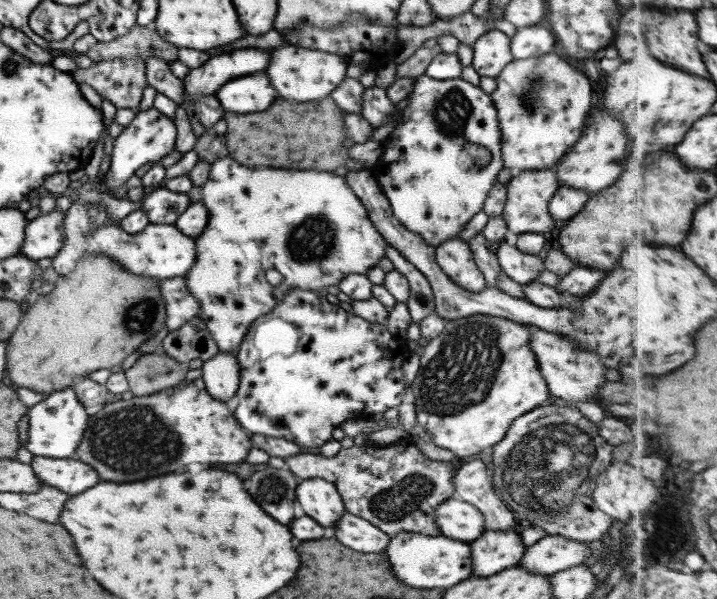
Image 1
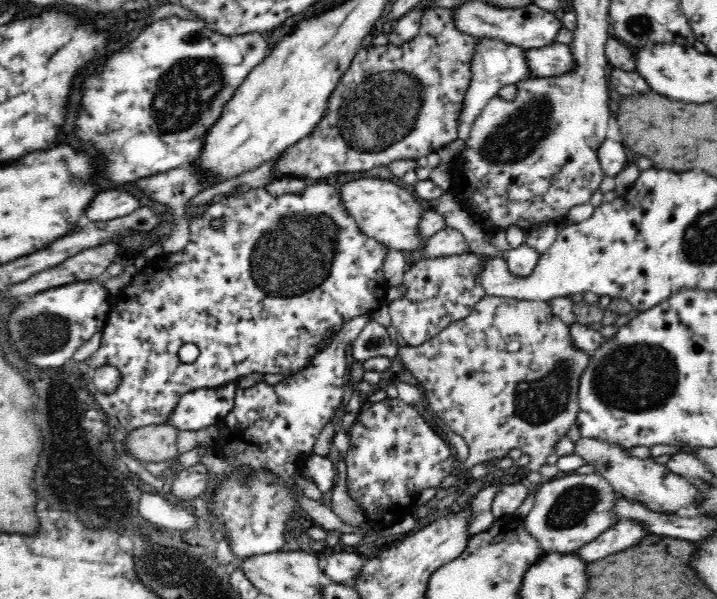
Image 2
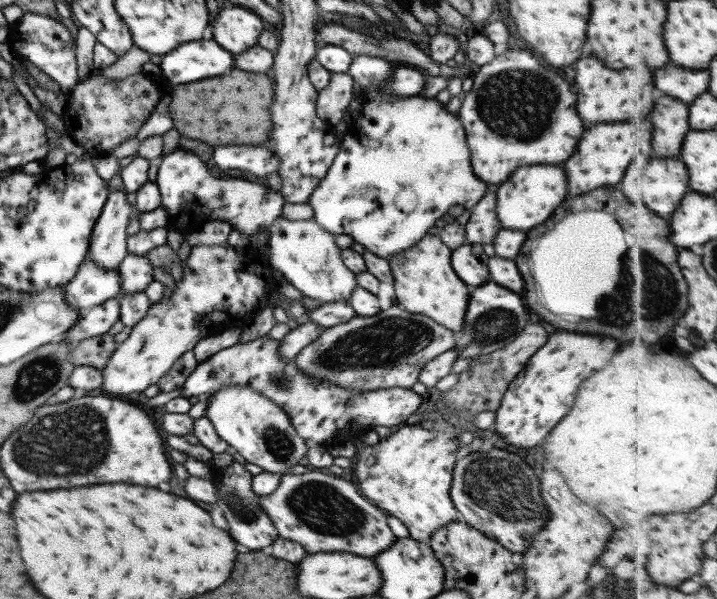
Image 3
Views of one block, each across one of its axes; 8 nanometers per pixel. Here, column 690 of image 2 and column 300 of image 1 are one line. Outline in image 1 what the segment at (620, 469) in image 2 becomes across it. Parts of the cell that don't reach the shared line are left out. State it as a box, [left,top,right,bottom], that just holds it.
[295,478,344,531]

